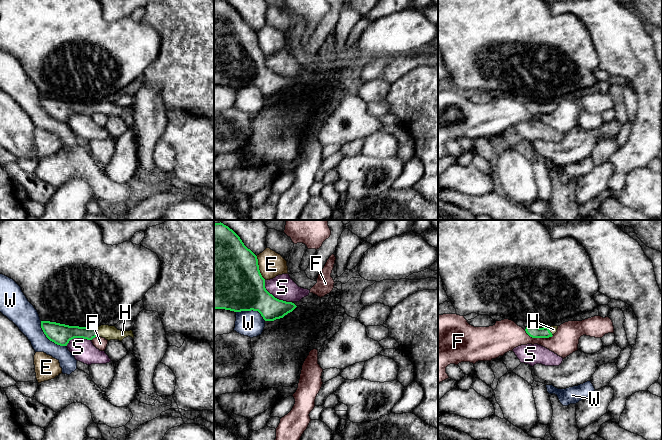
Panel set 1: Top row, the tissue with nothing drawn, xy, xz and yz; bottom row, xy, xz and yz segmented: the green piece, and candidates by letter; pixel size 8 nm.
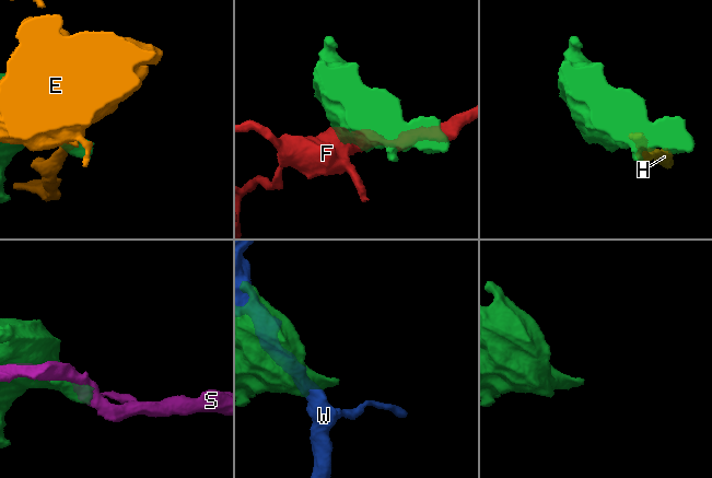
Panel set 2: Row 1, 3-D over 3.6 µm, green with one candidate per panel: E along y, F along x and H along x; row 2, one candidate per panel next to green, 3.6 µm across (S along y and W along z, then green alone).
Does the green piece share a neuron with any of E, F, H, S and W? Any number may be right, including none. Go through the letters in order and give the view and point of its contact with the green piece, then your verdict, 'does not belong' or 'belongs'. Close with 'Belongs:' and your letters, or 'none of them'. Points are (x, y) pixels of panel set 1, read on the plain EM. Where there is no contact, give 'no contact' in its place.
E: xz (258, 44) | does not belong
F: yz (539, 113) | does not belong
H: xy (96, 108) | belongs
S: xz (273, 72) | does not belong
W: xy (48, 114) | does not belong
Belongs: H

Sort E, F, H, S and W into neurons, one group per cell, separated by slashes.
E / F / H / S / W

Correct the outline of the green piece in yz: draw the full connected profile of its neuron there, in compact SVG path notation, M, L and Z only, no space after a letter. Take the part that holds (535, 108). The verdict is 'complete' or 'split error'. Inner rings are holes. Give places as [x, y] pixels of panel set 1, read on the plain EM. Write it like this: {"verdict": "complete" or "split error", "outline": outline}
{"verdict": "split error", "outline": "M529 101L526 103L525 107L532 114L549 114L557 108L557 105L558 102L539 104Z"}

